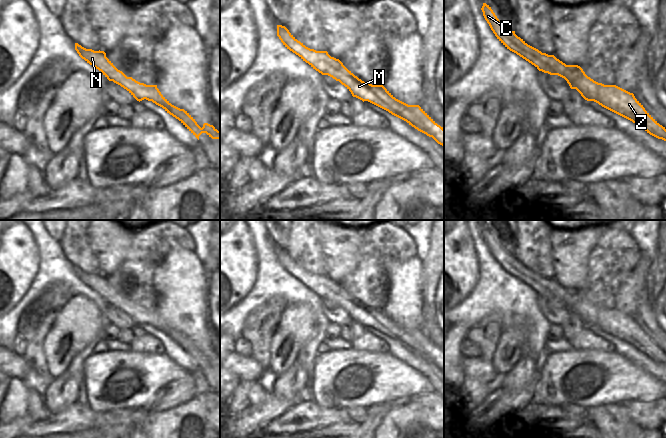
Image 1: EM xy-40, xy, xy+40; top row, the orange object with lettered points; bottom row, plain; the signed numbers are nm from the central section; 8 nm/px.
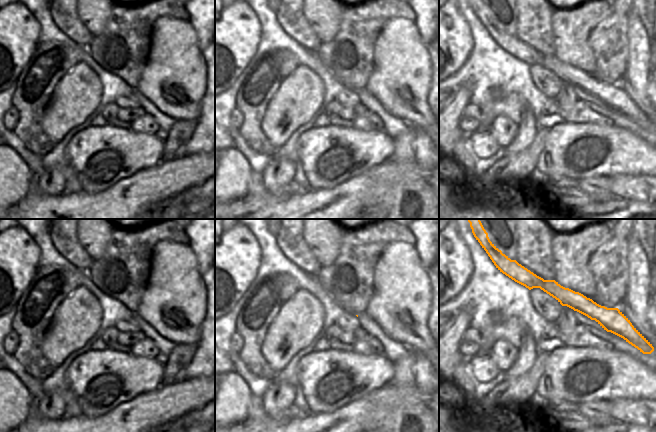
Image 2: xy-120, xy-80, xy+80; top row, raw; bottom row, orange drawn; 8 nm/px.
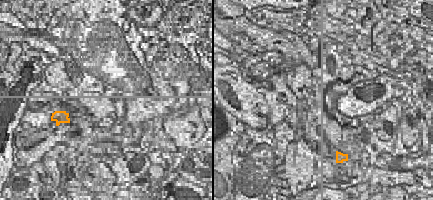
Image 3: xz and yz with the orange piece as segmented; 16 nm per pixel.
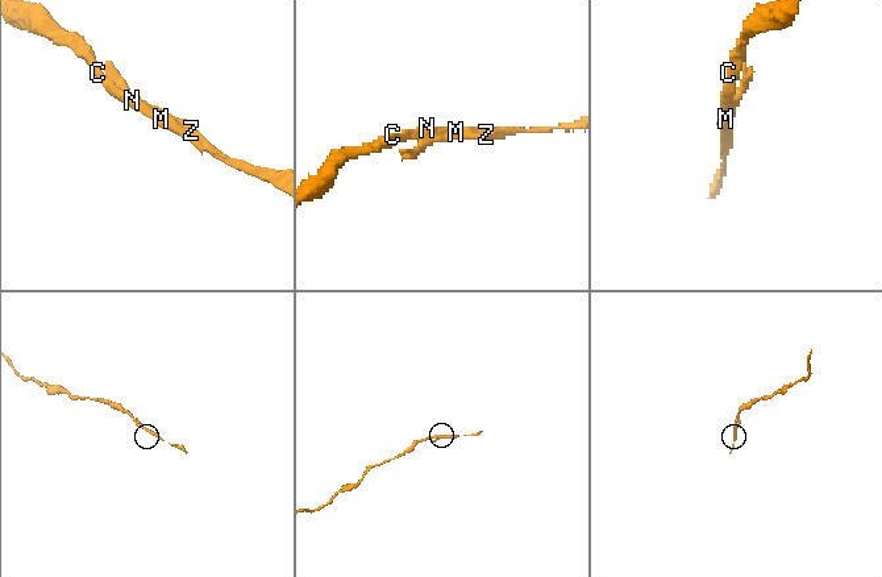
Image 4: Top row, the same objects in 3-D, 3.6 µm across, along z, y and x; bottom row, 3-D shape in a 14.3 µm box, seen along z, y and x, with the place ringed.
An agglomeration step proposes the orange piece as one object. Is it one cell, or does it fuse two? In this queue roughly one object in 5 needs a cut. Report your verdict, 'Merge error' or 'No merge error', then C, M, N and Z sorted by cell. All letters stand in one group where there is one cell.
Merge error. Groups: C N / M Z

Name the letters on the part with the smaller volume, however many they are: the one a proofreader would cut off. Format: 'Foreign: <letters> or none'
Foreign: M, Z

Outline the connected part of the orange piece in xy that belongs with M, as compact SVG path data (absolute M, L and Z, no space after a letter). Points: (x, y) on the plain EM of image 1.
M357 300L340 303L339 306L351 316L353 321L363 326L368 325L388 335L444 370L444 352L438 349L419 329L408 329L396 323L383 309L366 307Z

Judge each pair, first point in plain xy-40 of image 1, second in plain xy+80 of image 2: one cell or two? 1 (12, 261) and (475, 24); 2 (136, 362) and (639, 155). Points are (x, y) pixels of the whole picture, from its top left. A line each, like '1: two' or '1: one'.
1: two
2: one

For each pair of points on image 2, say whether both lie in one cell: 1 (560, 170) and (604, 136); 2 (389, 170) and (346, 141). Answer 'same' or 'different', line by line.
1: same
2: different

